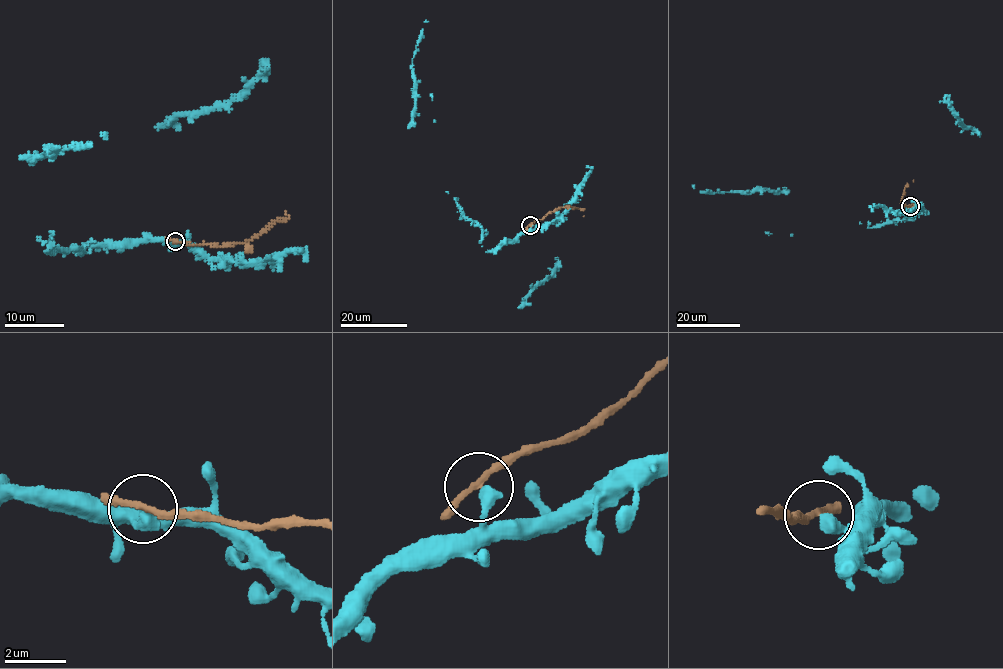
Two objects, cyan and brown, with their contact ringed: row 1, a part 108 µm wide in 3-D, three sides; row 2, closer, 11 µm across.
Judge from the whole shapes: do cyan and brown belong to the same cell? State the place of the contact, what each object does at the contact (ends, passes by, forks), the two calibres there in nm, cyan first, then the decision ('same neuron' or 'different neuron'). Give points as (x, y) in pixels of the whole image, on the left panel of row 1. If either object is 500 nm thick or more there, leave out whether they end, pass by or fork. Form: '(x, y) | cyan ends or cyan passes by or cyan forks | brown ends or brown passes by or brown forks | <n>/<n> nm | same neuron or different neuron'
(175, 241) | cyan ends | brown passes by | 420/190 nm | different neuron

